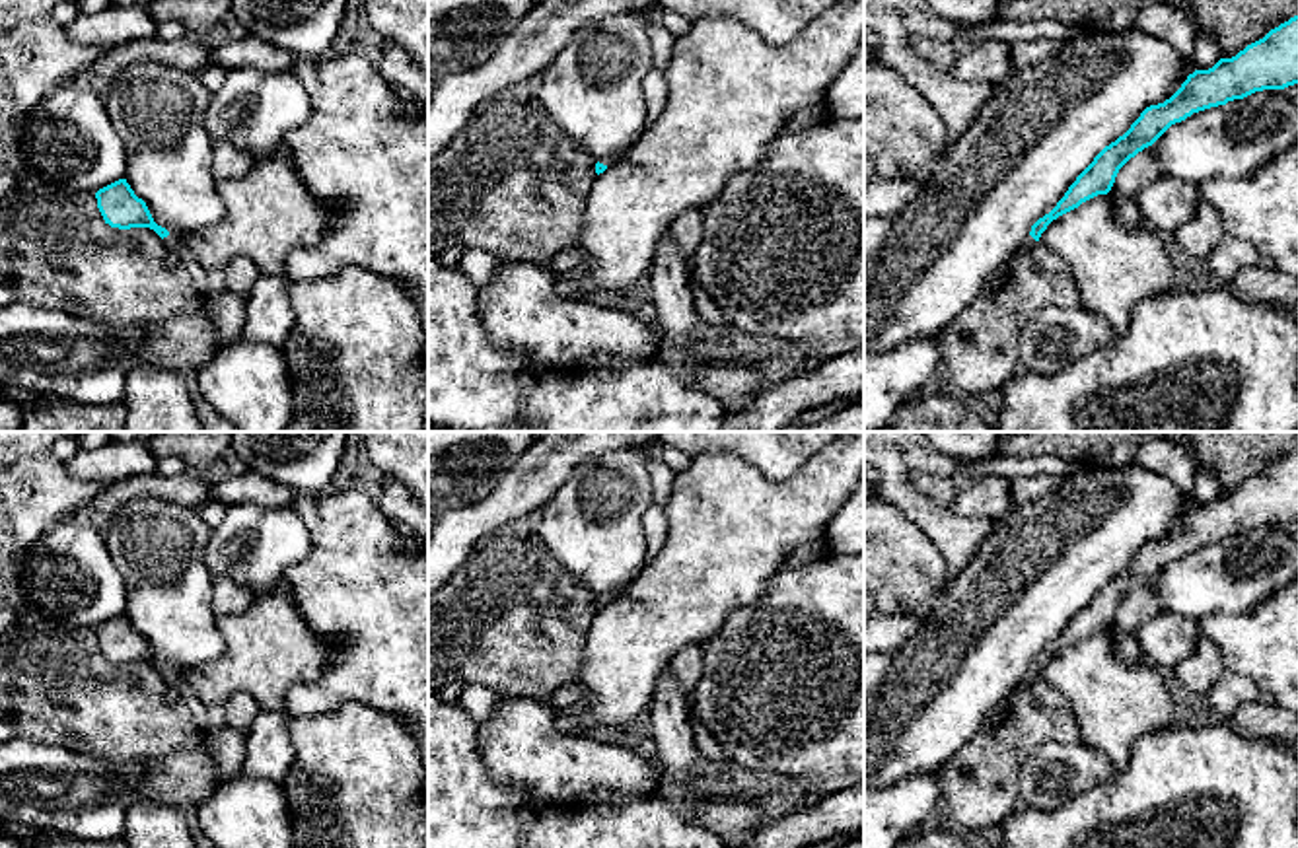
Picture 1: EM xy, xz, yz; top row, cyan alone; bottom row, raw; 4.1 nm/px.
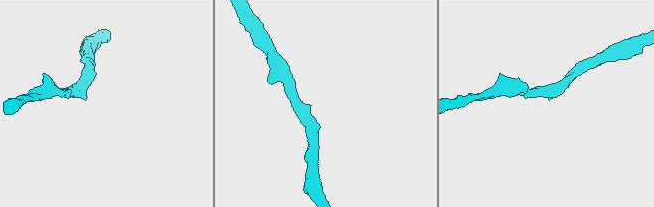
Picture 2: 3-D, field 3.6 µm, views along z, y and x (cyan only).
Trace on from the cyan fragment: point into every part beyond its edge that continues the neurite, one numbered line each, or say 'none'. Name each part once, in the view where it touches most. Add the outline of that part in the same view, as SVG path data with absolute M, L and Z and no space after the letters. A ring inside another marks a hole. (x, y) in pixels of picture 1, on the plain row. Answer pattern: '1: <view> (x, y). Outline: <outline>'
1: xy (174, 677). Outline: M171 665L167 667L169 671L163 673L162 677L167 681L167 685L171 685L179 692L179 696L191 710L197 725L200 727L200 731L204 731L208 727L208 706L204 706L200 698L195 694L195 690L187 685L181 669Z

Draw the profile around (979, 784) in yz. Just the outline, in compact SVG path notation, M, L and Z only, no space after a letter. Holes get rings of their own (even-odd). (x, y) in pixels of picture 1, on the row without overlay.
M1039 679L1016 687L940 772L950 827L998 827L1020 803L1022 764L1049 741L1082 741L1068 698Z

